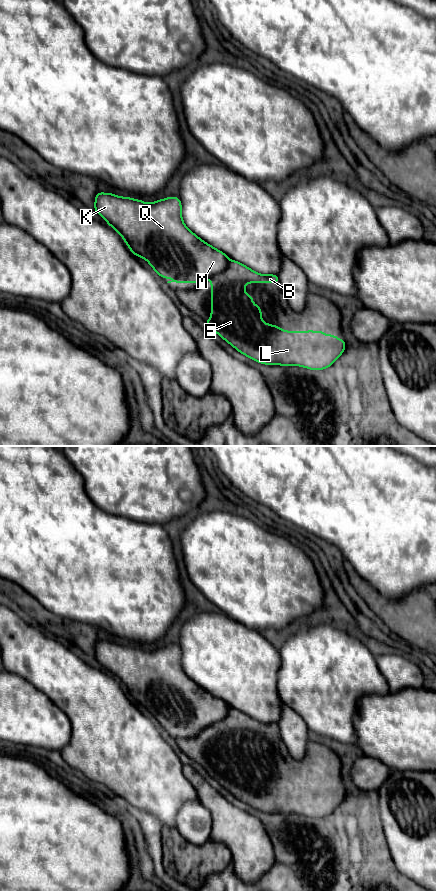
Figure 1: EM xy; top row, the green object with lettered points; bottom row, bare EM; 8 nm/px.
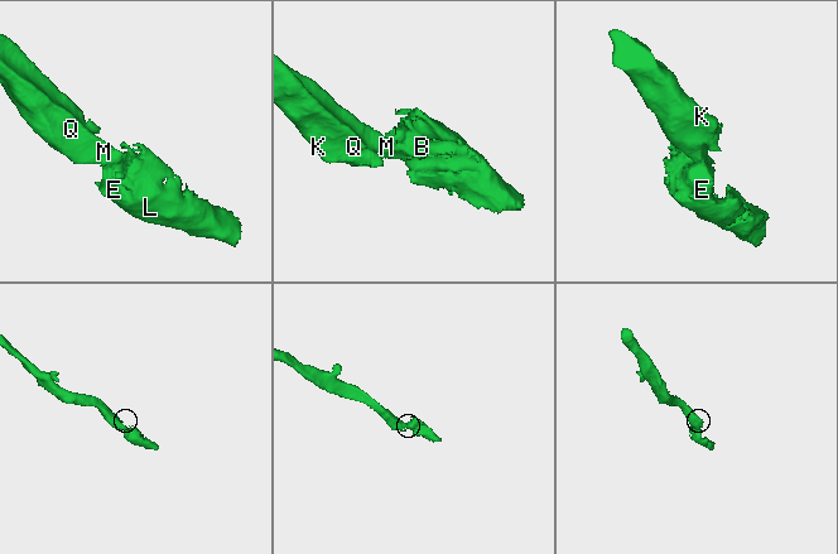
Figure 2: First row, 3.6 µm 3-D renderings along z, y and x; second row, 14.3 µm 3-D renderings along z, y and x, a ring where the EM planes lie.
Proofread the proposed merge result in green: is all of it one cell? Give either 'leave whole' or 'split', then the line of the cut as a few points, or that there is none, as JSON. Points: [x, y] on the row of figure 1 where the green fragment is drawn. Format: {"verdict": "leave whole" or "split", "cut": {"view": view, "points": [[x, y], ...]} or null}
{"verdict": "split", "cut": {"view": "xy", "points": [[228, 261], [222, 270], [210, 277]]}}

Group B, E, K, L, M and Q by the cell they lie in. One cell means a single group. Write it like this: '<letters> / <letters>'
B E L / K M Q

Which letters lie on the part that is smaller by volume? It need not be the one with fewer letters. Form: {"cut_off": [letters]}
{"cut_off": ["B", "E", "L"]}

